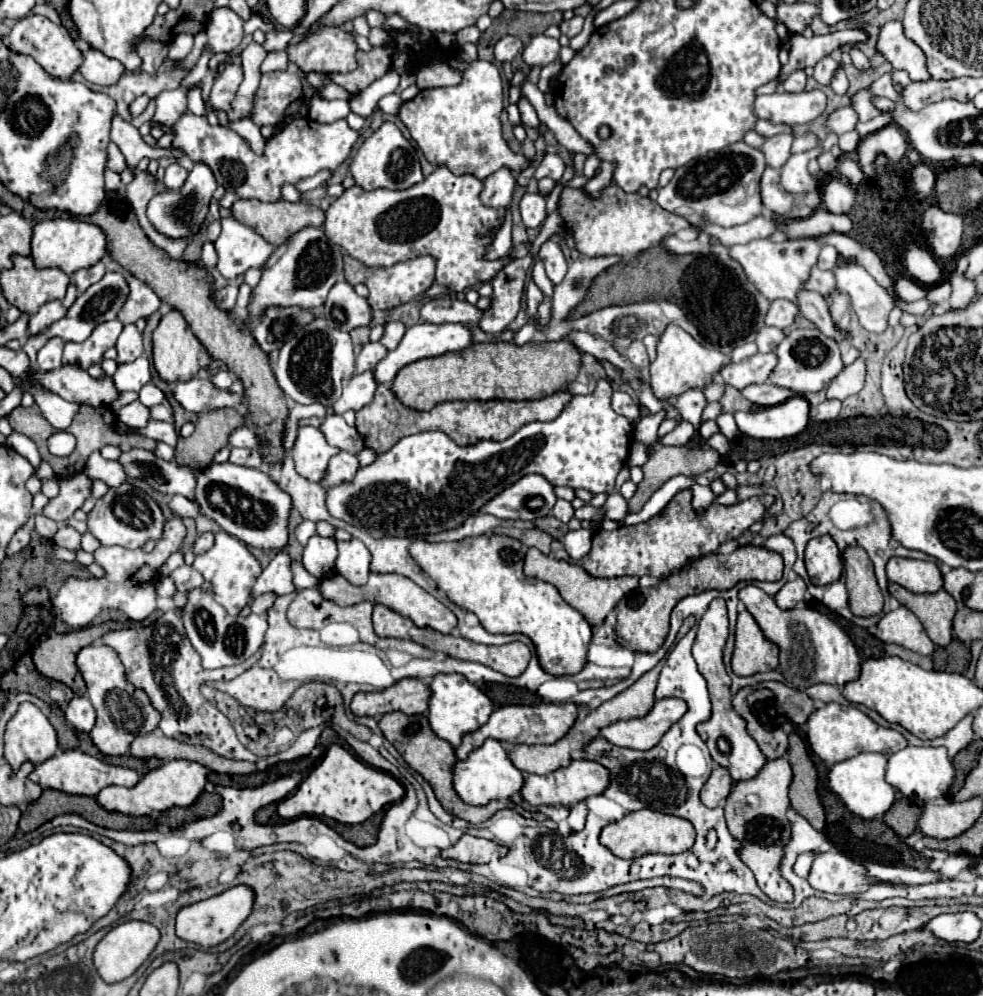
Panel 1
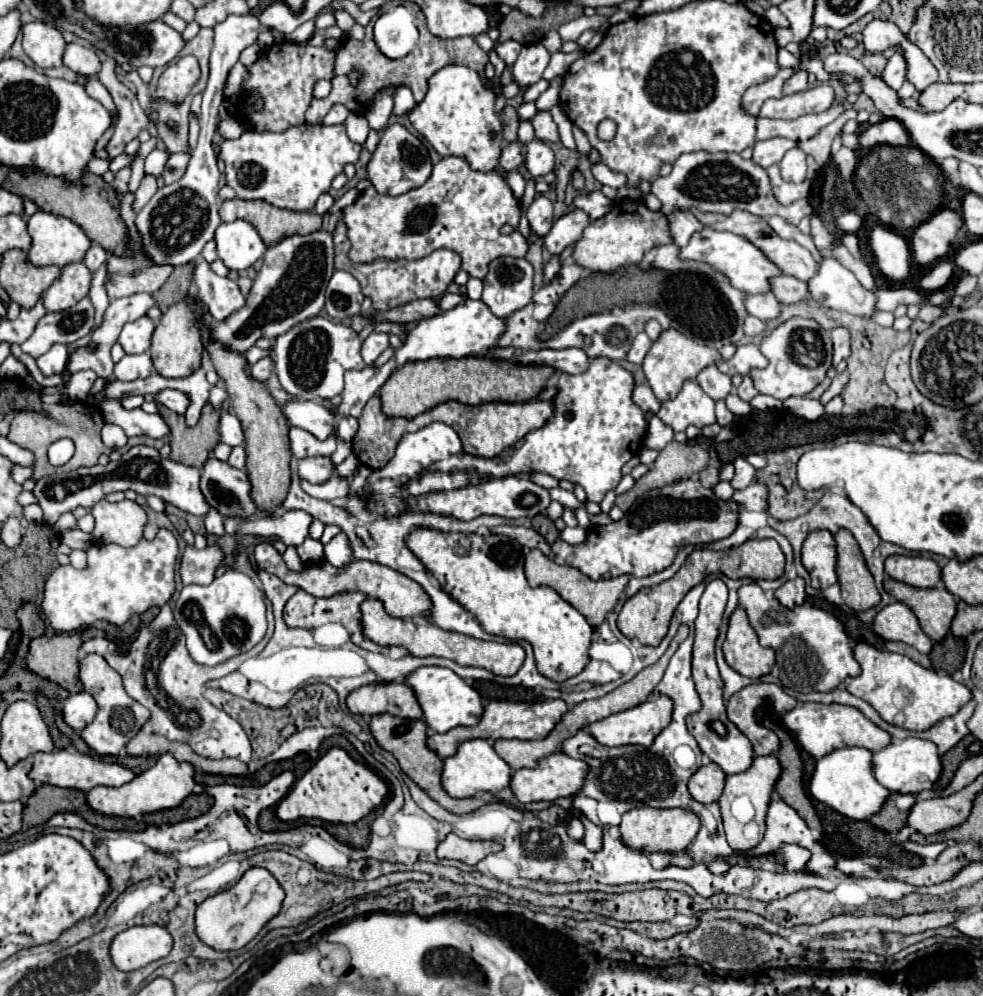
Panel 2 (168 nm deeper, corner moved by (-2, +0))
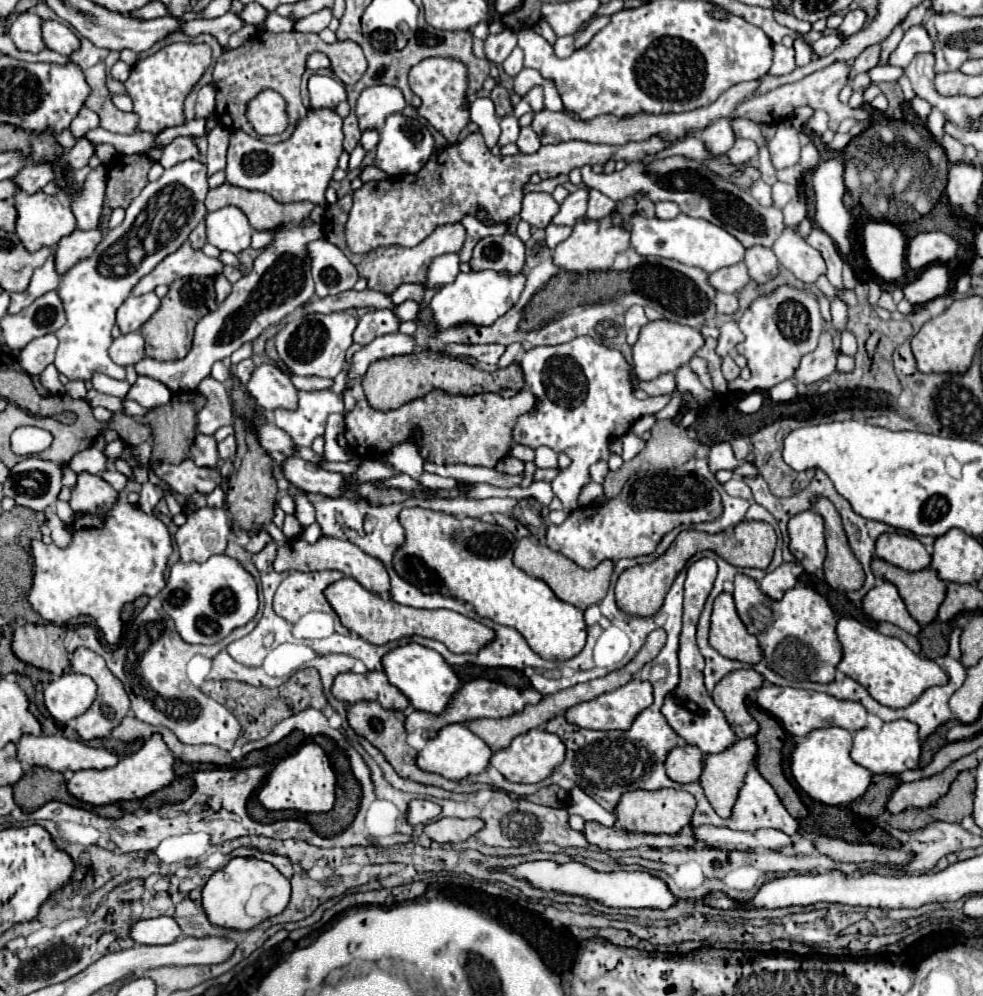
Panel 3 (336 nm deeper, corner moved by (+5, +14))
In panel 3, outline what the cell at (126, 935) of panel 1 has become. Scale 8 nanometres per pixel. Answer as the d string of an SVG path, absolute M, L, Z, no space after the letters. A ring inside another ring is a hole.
M172 917L140 919L130 927L130 939L142 945L168 945L180 937L180 927Z

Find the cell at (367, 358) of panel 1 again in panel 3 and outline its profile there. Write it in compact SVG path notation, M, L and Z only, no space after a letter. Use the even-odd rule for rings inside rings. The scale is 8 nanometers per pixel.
M390 309L382 311L368 311L360 321L354 331L354 341L360 345L368 345L376 337L384 337L388 333L396 333L400 327L400 321Z

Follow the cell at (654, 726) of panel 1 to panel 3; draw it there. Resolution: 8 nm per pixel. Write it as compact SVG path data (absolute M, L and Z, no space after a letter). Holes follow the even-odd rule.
M632 679L630 683L622 685L616 691L604 693L592 701L584 701L572 709L568 709L566 719L572 725L584 727L584 729L600 729L600 731L610 731L610 729L630 729L636 715L642 713L648 705L652 705L654 697L652 697L652 683L650 681L640 681L640 679Z

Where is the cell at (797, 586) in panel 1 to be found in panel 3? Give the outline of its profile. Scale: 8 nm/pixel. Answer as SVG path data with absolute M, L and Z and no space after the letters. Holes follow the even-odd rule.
M782 563L778 569L768 573L760 581L760 589L772 599L782 599L784 593L796 585L796 577L792 575L792 567L794 567L794 563Z

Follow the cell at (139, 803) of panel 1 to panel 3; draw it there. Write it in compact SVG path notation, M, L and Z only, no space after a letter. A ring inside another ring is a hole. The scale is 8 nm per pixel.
M152 735L150 741L140 751L124 757L116 767L102 769L102 771L96 769L76 771L68 781L68 791L84 803L108 805L108 803L148 797L154 791L170 785L172 779L174 779L174 755L160 735Z

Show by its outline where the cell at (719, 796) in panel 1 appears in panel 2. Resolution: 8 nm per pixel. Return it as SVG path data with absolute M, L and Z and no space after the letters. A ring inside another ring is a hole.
M715 763L703 765L703 767L699 767L695 771L695 775L691 775L687 787L689 787L689 793L691 793L691 797L695 801L699 801L699 803L713 803L723 793L725 773Z

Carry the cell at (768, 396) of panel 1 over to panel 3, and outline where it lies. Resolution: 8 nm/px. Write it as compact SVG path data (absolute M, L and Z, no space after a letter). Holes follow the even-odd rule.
M724 357L724 363L722 363L722 373L724 373L726 381L734 381L734 379L740 375L740 367L732 361L732 357Z

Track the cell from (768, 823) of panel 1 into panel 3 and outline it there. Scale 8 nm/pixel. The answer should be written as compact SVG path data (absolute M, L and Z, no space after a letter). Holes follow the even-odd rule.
M740 739L736 741L730 749L726 749L724 753L718 753L718 755L706 755L704 757L704 773L700 777L700 785L710 801L710 805L714 807L714 811L728 819L732 817L732 809L734 809L734 803L738 799L738 793L744 785L744 779L746 779L746 773L754 767L754 761L758 757L758 745L754 739Z

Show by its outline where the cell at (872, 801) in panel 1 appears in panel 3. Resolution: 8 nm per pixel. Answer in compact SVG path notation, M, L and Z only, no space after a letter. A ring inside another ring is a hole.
M840 727L816 729L802 743L796 745L792 753L792 775L796 783L816 801L826 805L848 805L860 799L872 783L872 773L862 765L856 765L850 757L852 733Z

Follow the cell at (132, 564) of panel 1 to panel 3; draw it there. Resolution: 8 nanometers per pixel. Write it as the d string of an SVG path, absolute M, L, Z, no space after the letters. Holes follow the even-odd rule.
M118 501L106 519L78 513L74 523L70 525L70 531L72 531L72 543L68 549L58 549L56 545L44 545L42 541L32 541L34 583L28 593L28 601L34 607L34 611L40 613L42 619L56 625L64 625L68 619L78 615L94 617L106 643L115 645L120 641L124 628L124 623L120 619L122 607L138 599L140 595L156 597L166 585L164 571L168 557L172 553L170 533L160 519L142 513L136 505L130 505L128 501Z

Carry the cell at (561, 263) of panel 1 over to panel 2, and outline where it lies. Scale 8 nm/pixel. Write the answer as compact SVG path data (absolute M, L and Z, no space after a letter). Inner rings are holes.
M573 209L569 211L567 215L559 217L551 231L543 237L545 241L545 247L549 249L551 255L557 255L561 253L563 249L567 249L573 241L579 241L581 239L581 233L583 229L589 225L589 215L581 209Z

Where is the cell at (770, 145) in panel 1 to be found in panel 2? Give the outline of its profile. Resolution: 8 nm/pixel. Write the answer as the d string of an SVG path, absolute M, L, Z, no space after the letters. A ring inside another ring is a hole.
M775 137L775 139L767 139L767 141L759 141L753 147L753 161L757 165L761 165L763 169L767 169L773 163L779 163L779 159L785 155L785 151L789 151L791 147L795 147L797 141L785 139L785 137Z

